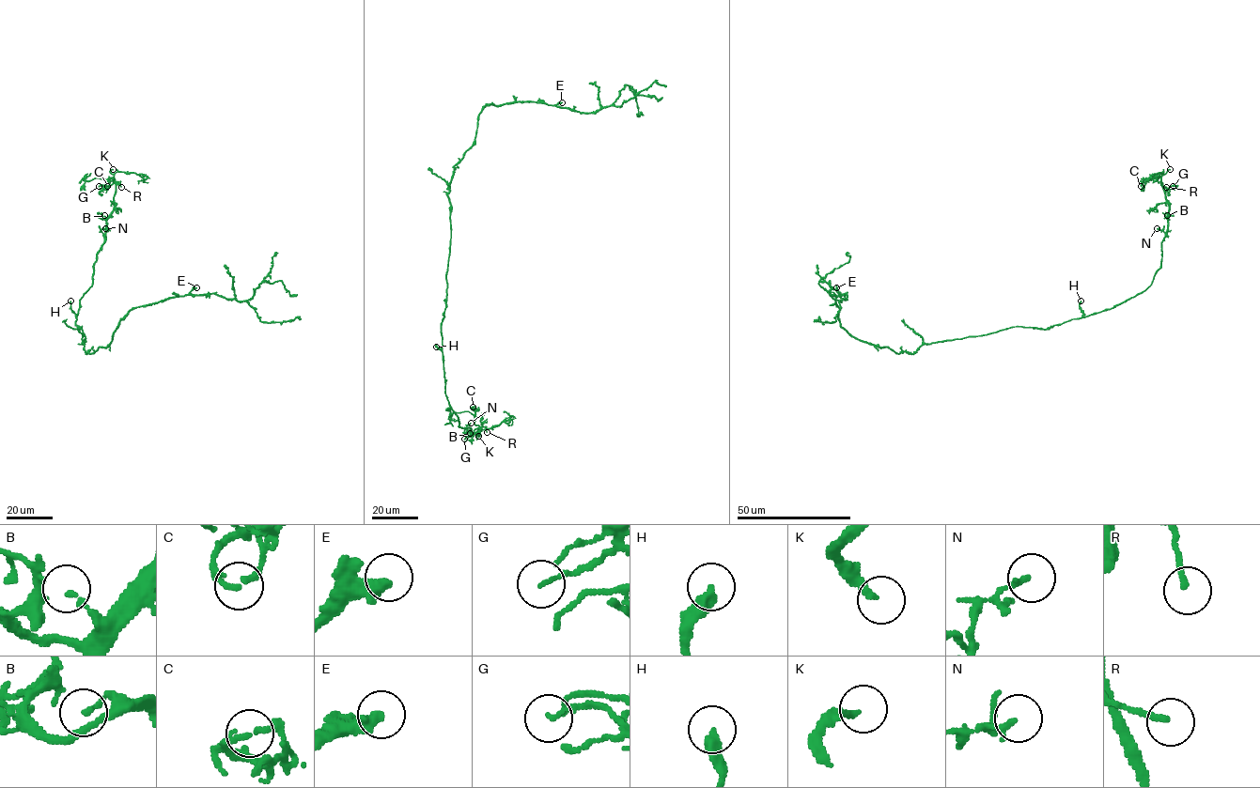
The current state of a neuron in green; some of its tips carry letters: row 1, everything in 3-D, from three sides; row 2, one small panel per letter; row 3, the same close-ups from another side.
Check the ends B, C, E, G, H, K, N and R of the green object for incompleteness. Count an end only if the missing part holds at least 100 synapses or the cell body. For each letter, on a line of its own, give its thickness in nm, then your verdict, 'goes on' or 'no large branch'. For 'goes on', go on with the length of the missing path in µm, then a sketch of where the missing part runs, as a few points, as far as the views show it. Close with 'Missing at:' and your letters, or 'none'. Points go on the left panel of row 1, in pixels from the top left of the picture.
B: 150 nm | no large branch
C: 160 nm | no large branch
E: 420 nm | no large branch
G: 150 nm | no large branch
H: 360 nm | no large branch
K: 200 nm | goes on | 50 µm | (113, 169), (107, 163), (108, 149), (84, 129), (72, 102), (73, 96)
N: 170 nm | no large branch
R: 180 nm | no large branch
Missing at: K

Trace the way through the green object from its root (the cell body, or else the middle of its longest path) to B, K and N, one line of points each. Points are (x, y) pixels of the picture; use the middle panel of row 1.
B: (450, 233), (446, 308), (442, 321), (444, 394), (458, 417), (458, 425), (470, 427), (470, 433)
K: (450, 233), (442, 321), (444, 394), (458, 425), (477, 435), (480, 427), (478, 436)
N: (450, 233), (446, 308), (442, 321), (444, 394), (458, 425), (470, 427), (468, 431), (467, 425), (471, 423)

